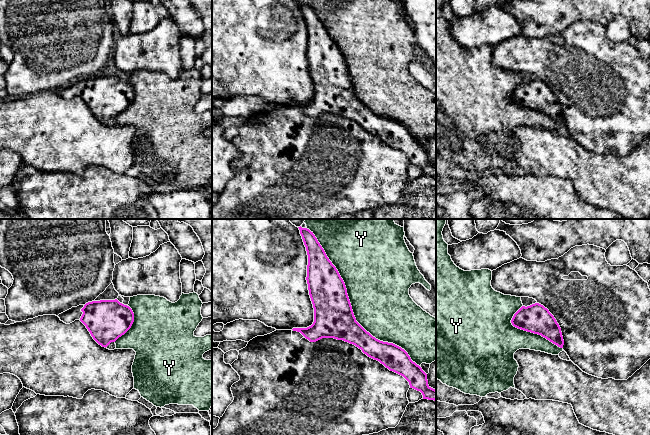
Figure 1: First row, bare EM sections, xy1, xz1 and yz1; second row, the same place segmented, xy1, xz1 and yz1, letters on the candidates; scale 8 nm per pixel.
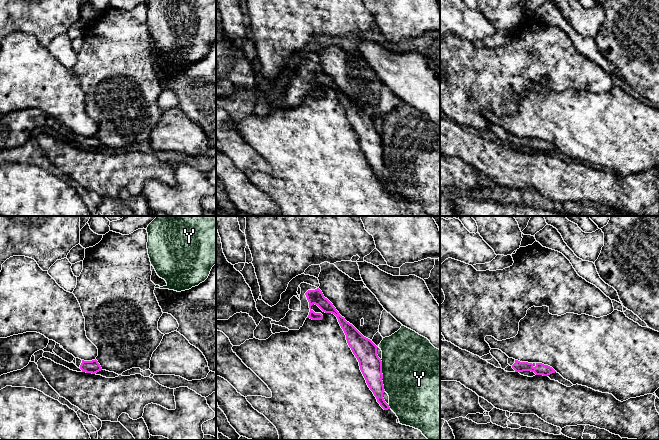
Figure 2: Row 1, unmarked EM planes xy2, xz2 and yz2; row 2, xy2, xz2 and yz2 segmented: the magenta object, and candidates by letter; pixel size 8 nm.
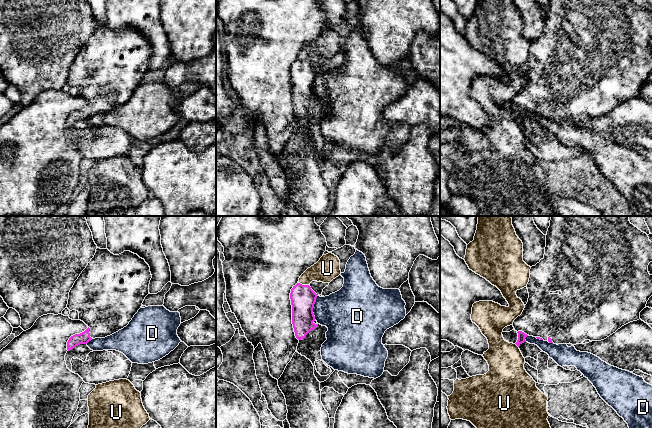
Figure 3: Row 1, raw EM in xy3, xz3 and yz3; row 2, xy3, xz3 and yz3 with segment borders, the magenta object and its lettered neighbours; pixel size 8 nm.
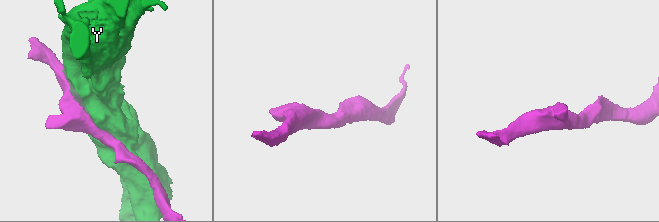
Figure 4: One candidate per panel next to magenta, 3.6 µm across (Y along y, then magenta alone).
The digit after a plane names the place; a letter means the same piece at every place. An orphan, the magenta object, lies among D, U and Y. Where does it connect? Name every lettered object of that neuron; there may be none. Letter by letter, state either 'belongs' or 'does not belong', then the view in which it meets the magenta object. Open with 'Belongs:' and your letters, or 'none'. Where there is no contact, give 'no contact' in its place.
Belongs: none
D: does not belong; contact in xz3
U: does not belong; contact in xz3
Y: does not belong; contact in xz1

